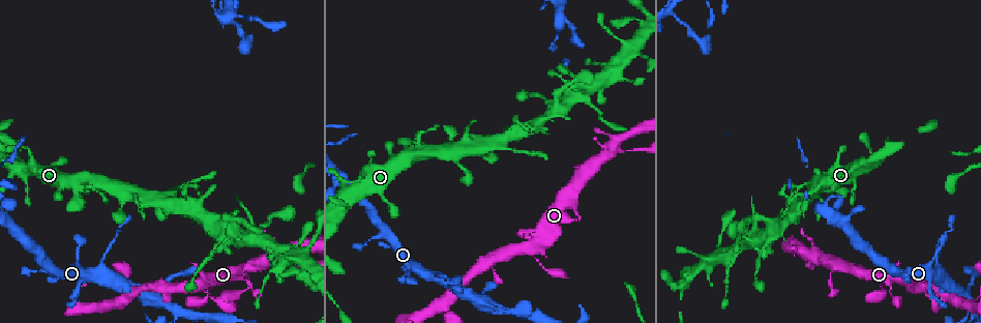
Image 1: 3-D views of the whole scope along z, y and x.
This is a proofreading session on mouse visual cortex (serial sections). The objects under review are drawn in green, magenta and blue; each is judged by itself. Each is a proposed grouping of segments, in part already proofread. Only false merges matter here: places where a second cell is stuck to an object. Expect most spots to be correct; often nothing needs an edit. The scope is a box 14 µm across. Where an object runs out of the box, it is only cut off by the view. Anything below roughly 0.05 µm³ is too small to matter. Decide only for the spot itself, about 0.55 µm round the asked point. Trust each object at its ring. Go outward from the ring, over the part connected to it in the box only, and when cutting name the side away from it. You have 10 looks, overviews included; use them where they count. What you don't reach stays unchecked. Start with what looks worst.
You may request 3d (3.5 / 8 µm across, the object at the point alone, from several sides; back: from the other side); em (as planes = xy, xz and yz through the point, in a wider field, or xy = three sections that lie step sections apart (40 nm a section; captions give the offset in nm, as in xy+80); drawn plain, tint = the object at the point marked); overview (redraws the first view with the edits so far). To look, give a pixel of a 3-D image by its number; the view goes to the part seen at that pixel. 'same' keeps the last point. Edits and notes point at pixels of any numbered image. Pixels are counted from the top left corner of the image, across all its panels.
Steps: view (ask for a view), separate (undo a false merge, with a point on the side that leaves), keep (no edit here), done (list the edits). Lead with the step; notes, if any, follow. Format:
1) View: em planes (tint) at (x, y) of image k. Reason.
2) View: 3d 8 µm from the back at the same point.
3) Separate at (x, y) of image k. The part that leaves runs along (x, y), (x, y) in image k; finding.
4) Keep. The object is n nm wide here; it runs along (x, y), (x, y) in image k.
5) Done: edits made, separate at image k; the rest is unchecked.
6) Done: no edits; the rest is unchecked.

View: 3d 3.5 µm at (98, 272) of image 1. Small branch off a trunk.

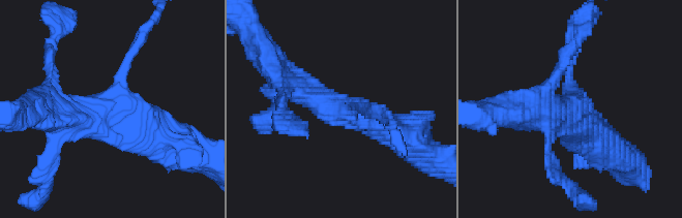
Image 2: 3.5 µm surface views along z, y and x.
View: em xy step 3 (tint) at (574, 110) of image 2.

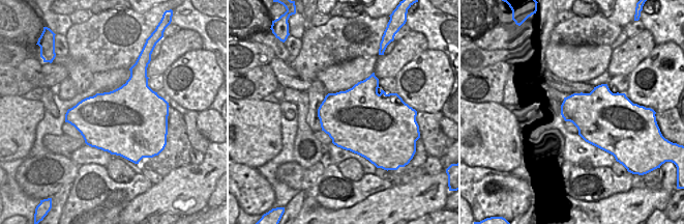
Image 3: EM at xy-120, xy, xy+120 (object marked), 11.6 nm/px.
Keep. The object is 800 nm wide here; it runs along (287, 80), (402, 141) in image 2; all the same cell.

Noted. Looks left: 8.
View: 3d 3.5 µm at (260, 237) of image 1.

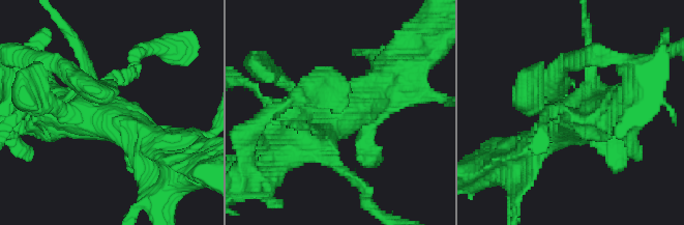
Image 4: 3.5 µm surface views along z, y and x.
View: em xy step 5 (tint) at (106, 117) of image 4.

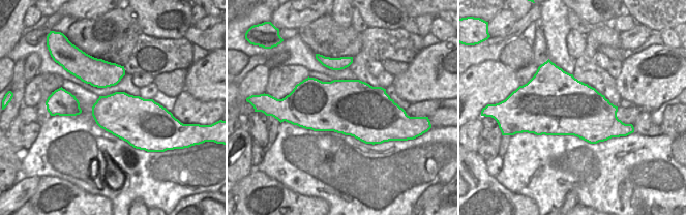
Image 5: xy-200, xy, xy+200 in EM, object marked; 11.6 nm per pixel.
Keep. The object is 650 nm wide here; it runs along (263, 166), (372, 92) in image 4; continuous, no second cell.

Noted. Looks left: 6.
View: 3d 8 µm at (150, 296) of image 1. Four arms meet.

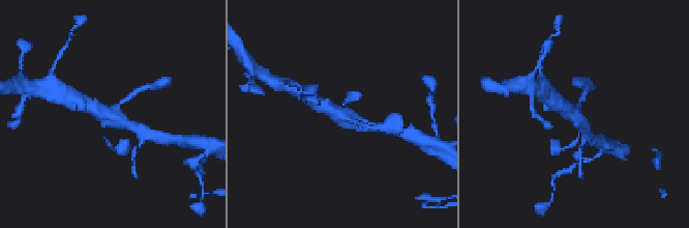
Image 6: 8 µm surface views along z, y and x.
View: em planes (tint) at (345, 114) of image 6. 4 arms meet here; the arms are 100, 150, 300, 500 nm wide.

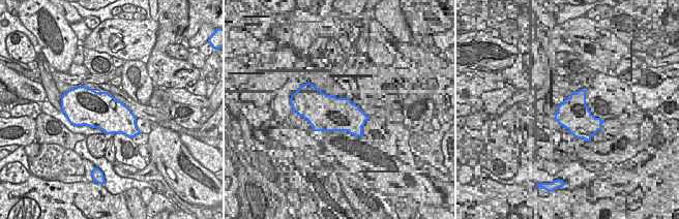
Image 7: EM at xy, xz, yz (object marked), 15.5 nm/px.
Keep. It runs along (87, 106), (138, 130) in image 6; all the same cell.

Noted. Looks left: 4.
View: 3d 3.5 µm at (619, 149) of image 1. A fork.

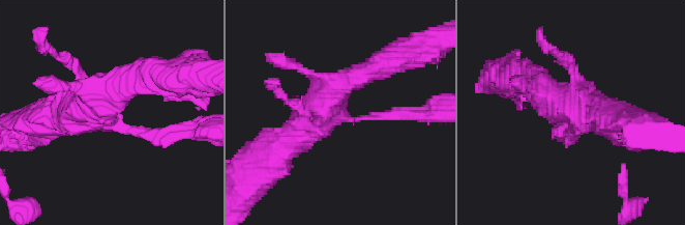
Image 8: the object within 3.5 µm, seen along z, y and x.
View: em xy step 1 (tint) at (336, 116) of image 8. Now the EM.

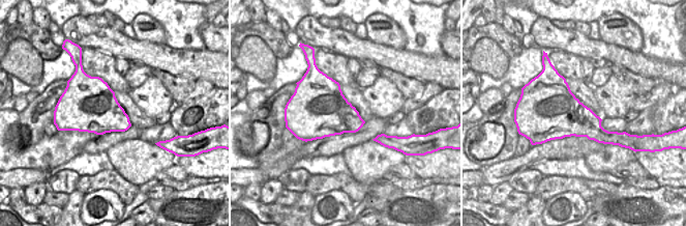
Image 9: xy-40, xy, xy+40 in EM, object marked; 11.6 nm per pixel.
Keep. It runs along (271, 161), (331, 91), (363, 74) in image 8; one cell here.

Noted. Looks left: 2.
Done: no edits; the rest is unchecked.

